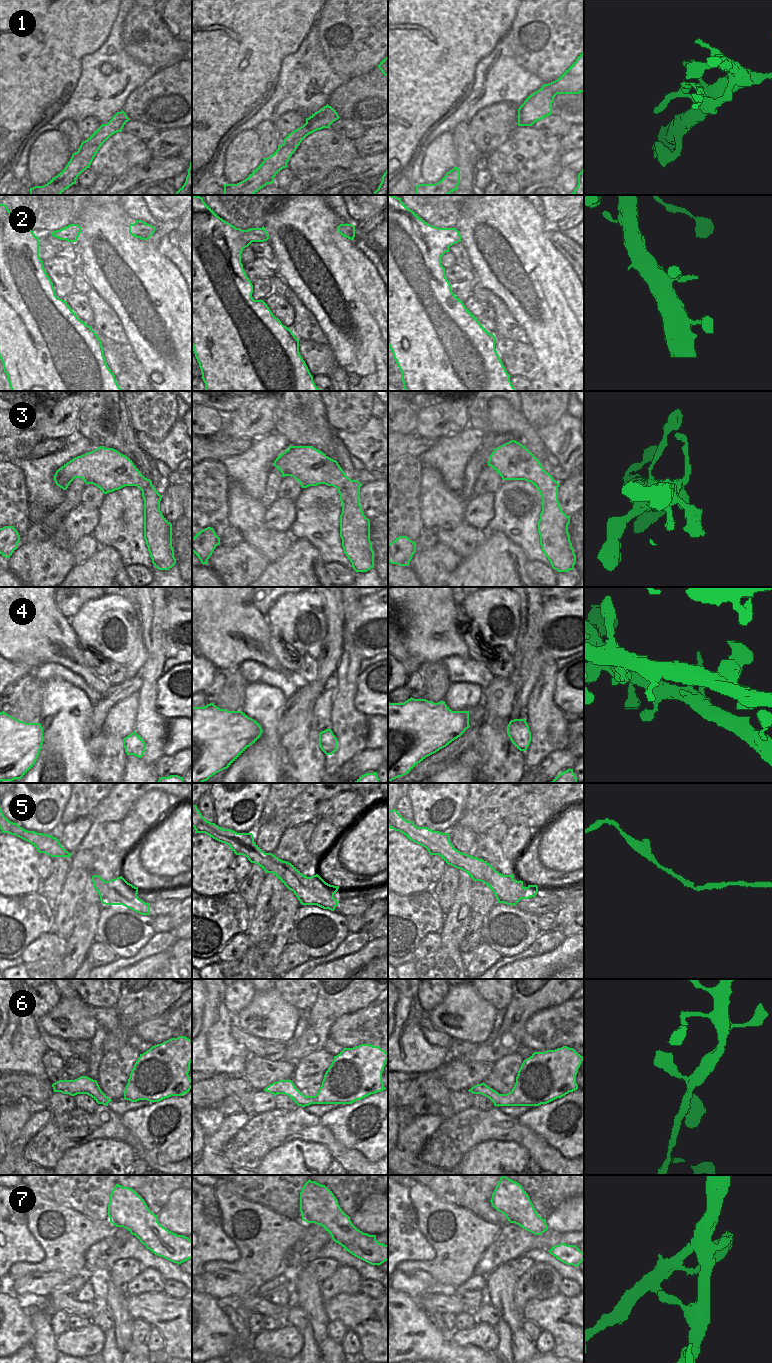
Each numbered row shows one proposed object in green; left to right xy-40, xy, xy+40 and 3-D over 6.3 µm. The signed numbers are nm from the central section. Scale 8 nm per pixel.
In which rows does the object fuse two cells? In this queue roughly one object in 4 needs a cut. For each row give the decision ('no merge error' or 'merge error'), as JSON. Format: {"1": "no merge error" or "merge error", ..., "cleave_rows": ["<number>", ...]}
{"1": "merge error", "2": "no merge error", "3": "no merge error", "4": "no merge error", "5": "no merge error", "6": "no merge error", "7": "no merge error", "cleave_rows": ["1"]}

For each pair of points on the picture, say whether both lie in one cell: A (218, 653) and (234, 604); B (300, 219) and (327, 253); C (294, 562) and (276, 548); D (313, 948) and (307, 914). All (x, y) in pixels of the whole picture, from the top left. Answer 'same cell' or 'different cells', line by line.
A: same cell
B: same cell
C: different cells
D: same cell

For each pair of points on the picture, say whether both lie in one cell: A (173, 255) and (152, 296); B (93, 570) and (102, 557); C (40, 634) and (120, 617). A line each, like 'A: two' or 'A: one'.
A: two
B: one
C: two

